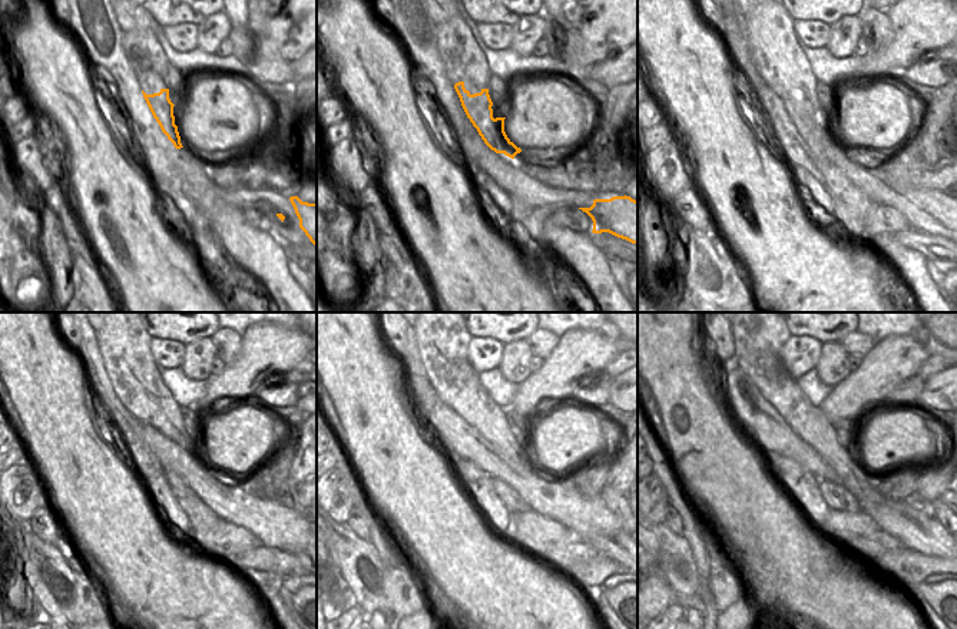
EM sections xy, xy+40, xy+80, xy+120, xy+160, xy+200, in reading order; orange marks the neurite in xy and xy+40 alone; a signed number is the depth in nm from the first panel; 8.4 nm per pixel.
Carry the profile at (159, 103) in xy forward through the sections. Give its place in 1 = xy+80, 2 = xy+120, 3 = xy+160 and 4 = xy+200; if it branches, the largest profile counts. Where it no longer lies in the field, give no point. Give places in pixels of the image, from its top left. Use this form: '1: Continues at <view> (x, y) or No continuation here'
1: Continues at xy+80 (821, 141)
2: Continues at xy+120 (172, 457)
3: Continues at xy+160 (450, 431)
4: Continues at xy+200 (758, 420)

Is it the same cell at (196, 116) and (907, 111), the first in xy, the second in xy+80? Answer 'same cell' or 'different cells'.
same cell

